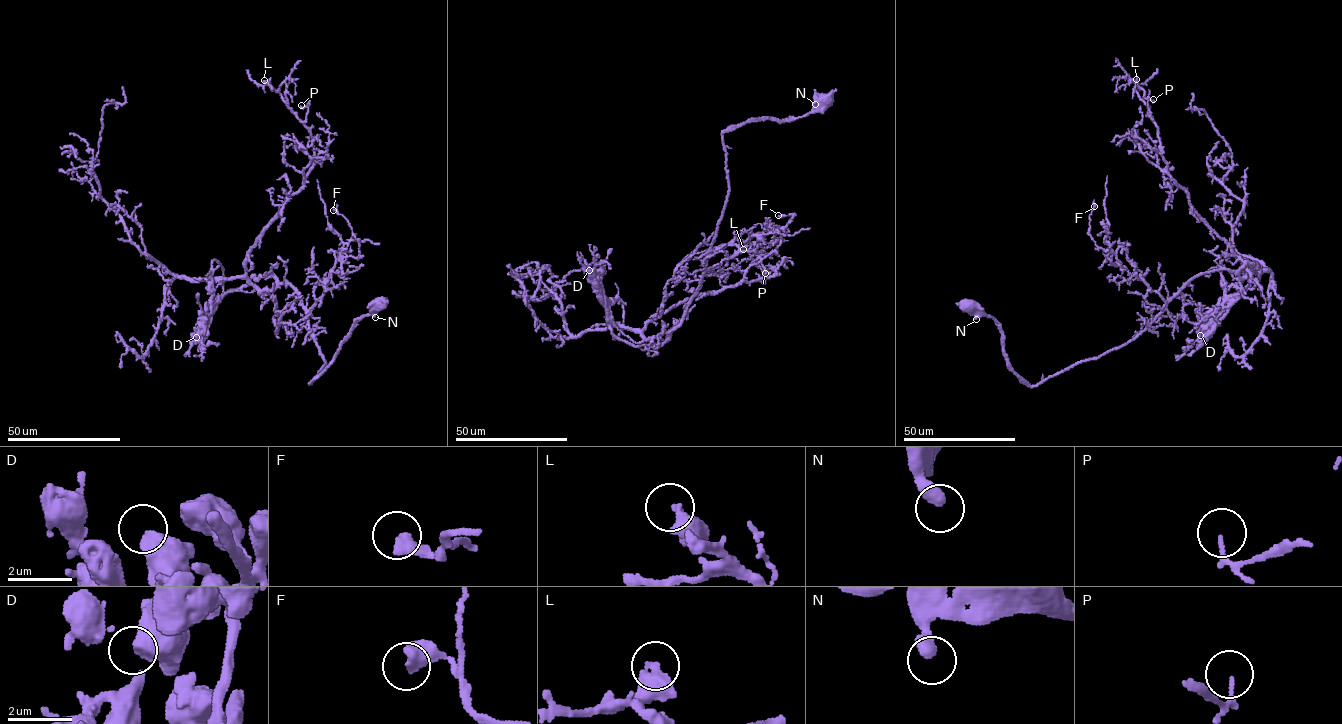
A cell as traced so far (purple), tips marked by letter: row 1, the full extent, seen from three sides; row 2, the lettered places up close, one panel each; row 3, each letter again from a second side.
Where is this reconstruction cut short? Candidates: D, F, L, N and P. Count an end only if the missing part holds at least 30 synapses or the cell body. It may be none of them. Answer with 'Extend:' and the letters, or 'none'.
Extend: none

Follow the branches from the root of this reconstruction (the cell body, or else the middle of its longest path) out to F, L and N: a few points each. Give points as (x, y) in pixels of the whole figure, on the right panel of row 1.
F: (971, 306), (998, 323), (1006, 361), (1031, 386), (1146, 328), (1164, 299), (1095, 244), (1089, 233), (1094, 206)
L: (971, 306), (998, 323), (1009, 367), (1036, 386), (1126, 344), (1198, 275), (1250, 277), (1170, 177), (1136, 79)
N: (971, 306), (976, 319)

